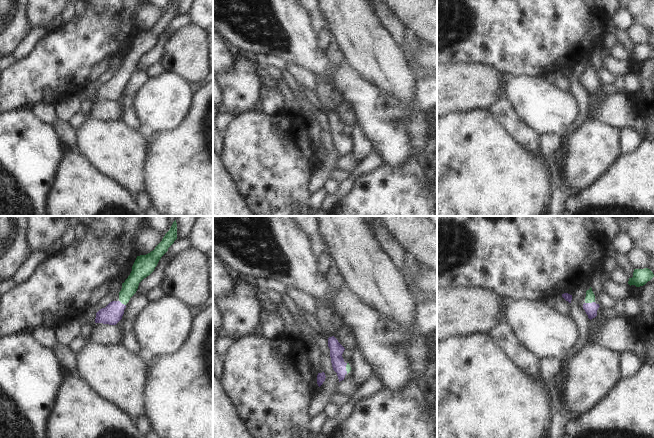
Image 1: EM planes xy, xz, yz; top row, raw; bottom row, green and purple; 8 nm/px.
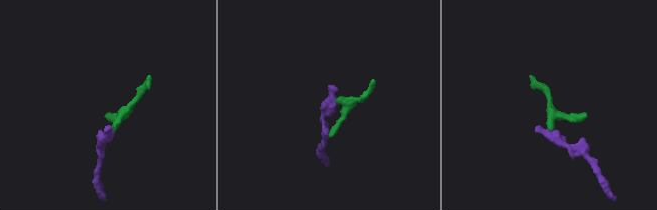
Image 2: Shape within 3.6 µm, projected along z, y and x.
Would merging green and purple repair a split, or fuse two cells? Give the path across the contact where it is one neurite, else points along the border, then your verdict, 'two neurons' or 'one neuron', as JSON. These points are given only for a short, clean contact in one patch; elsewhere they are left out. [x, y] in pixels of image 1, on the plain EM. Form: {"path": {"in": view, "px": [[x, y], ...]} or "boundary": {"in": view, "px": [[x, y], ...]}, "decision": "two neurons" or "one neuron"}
{"path": {"in": "yz", "px": [[590, 73], [589, 78], [591, 85]]}, "decision": "one neuron"}

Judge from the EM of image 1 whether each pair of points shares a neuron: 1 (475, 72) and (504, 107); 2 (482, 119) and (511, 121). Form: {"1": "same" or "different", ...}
{"1": "different", "2": "different"}

